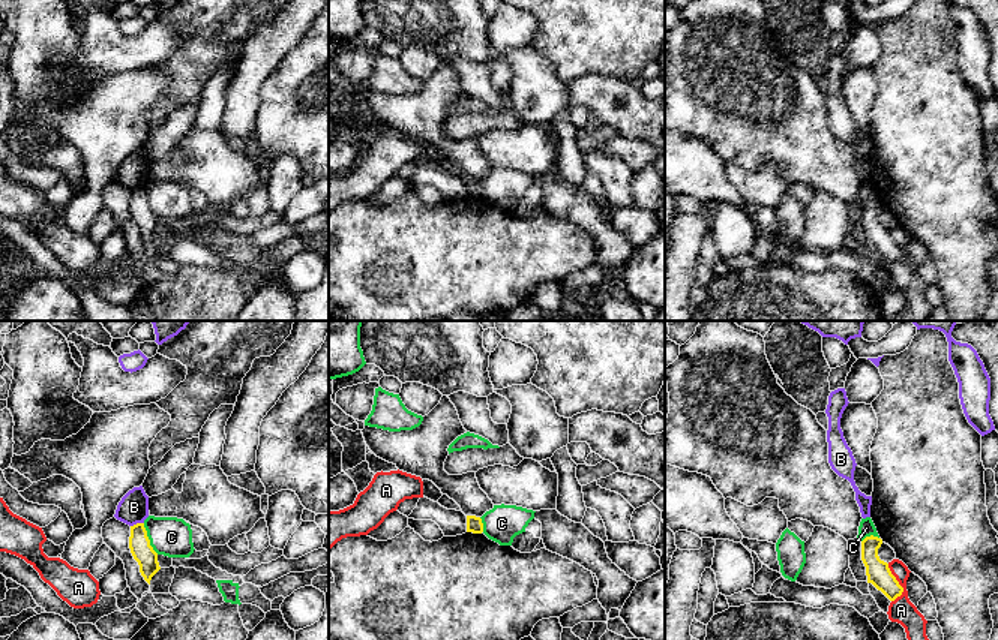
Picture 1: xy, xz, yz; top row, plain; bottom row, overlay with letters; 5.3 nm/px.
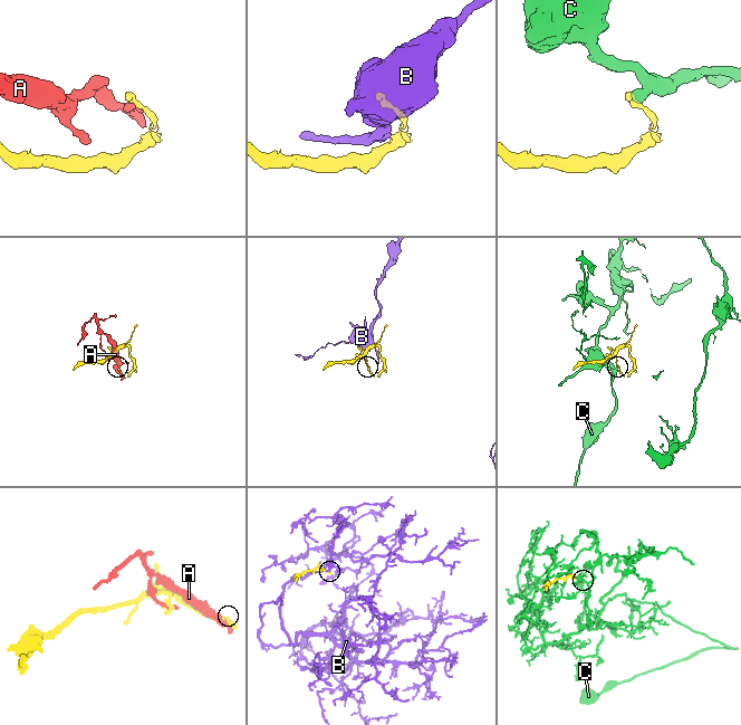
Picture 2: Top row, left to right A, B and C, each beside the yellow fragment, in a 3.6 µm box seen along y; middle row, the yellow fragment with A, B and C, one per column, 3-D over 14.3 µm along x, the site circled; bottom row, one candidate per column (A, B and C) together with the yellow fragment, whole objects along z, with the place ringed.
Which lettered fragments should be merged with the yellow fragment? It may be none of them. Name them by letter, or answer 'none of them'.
none of them

